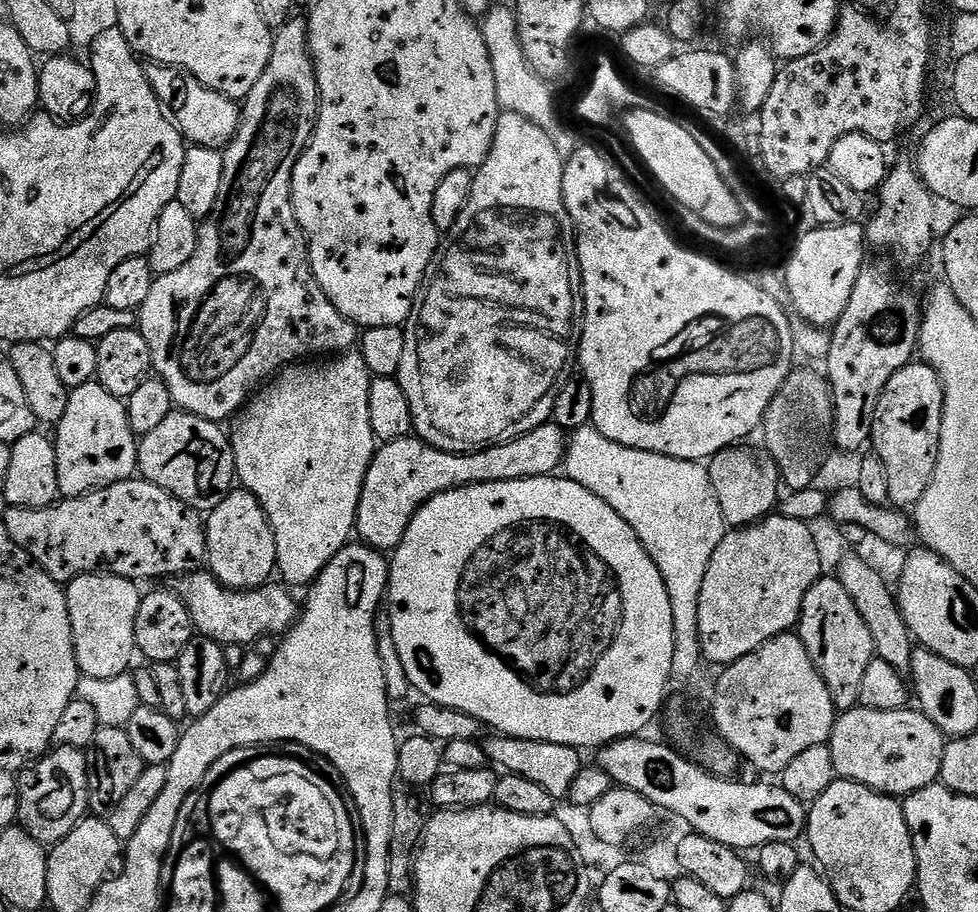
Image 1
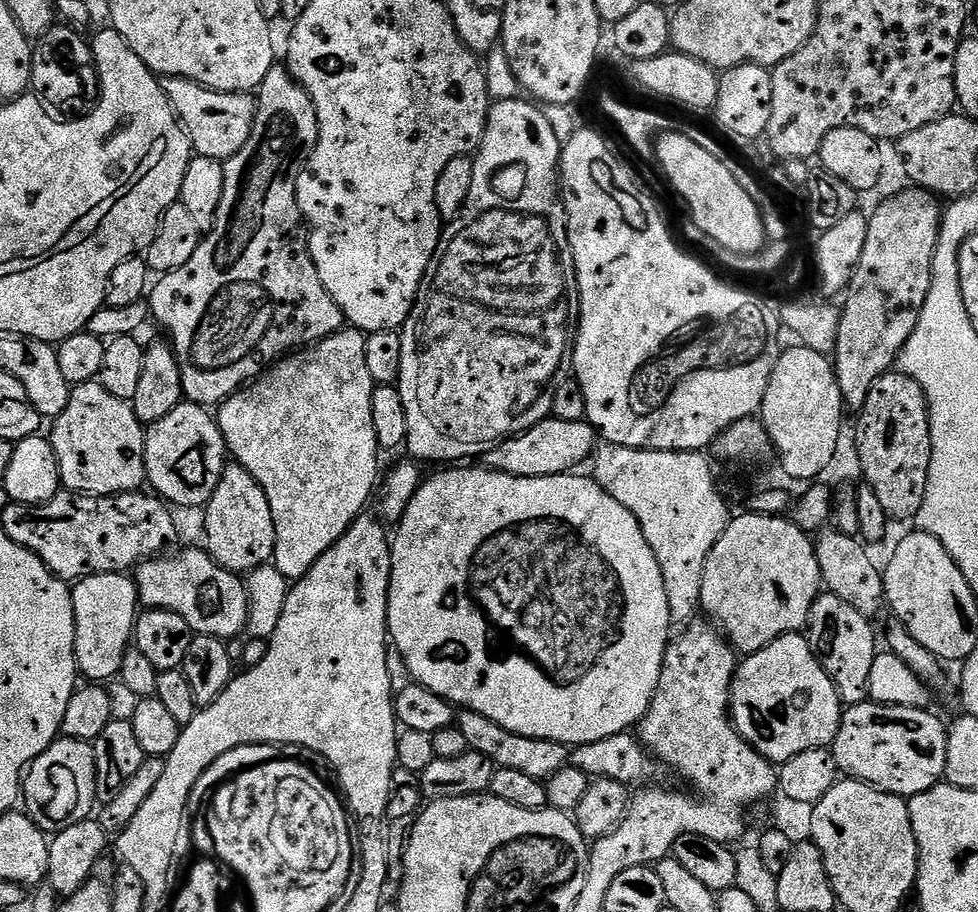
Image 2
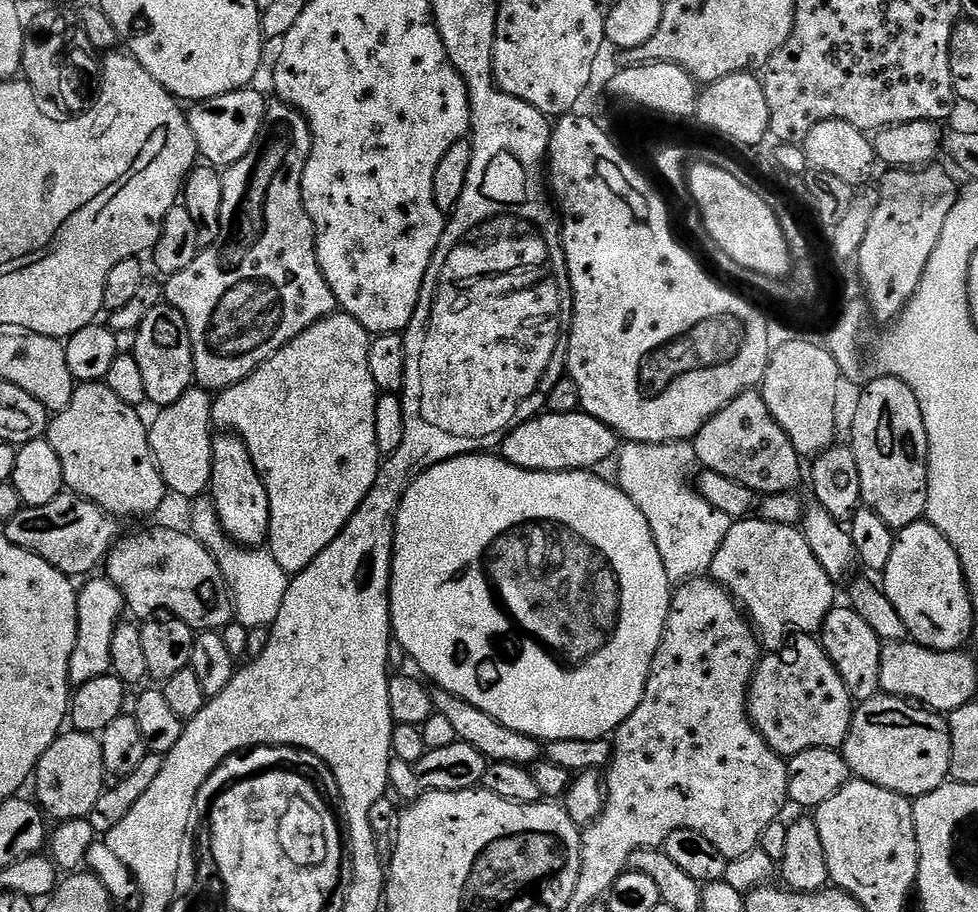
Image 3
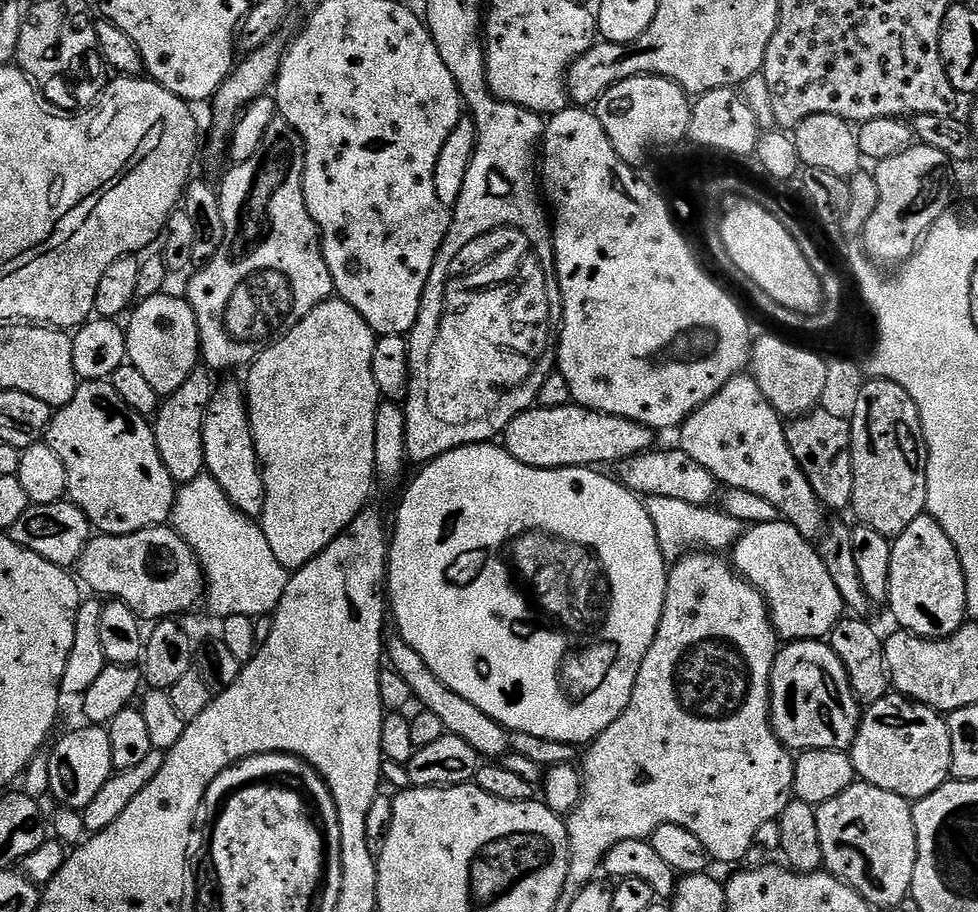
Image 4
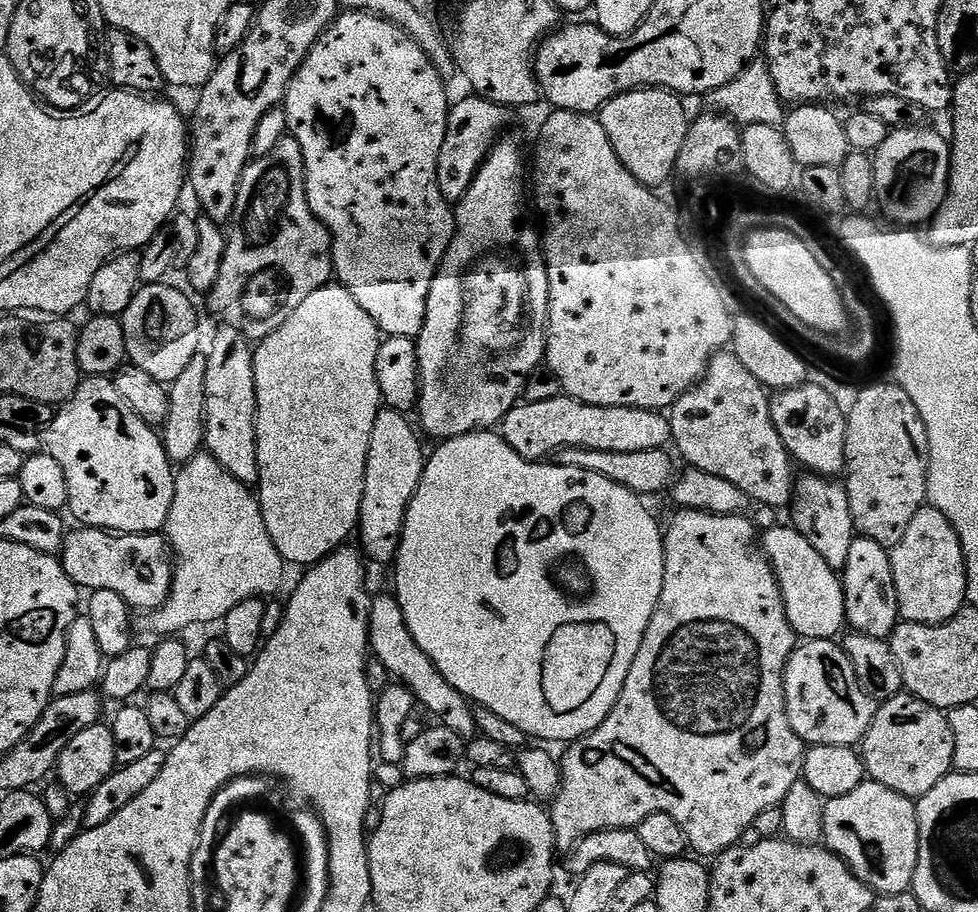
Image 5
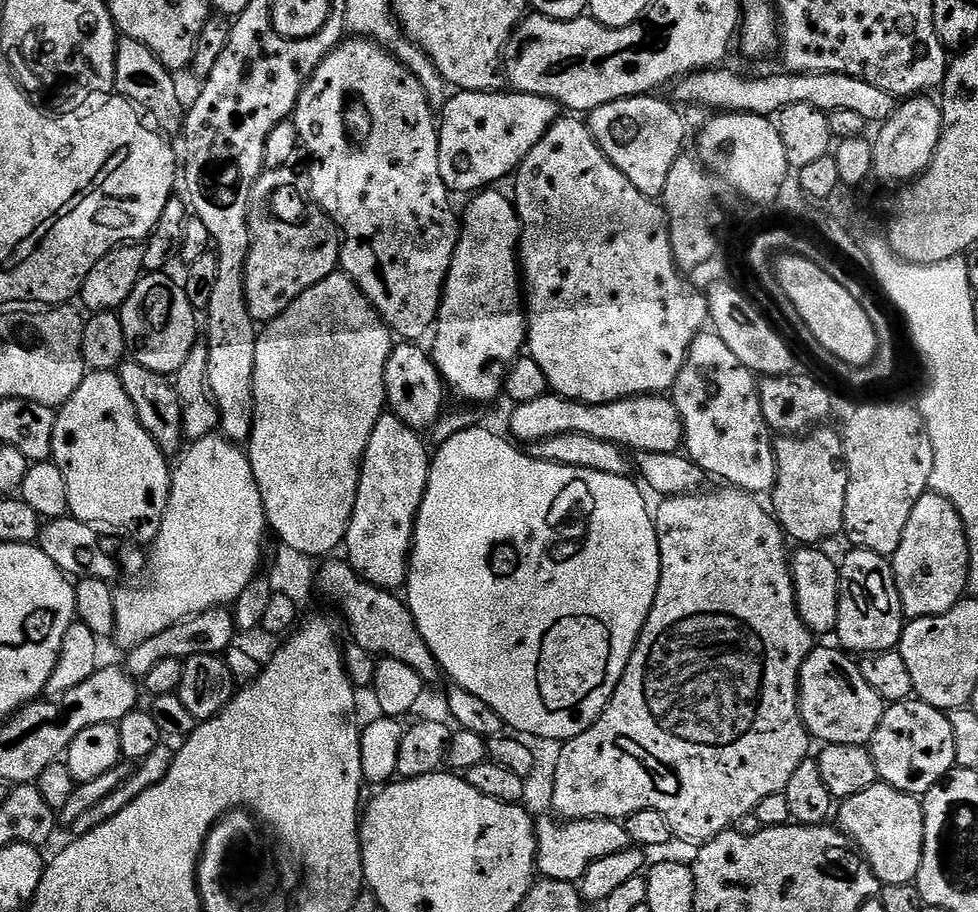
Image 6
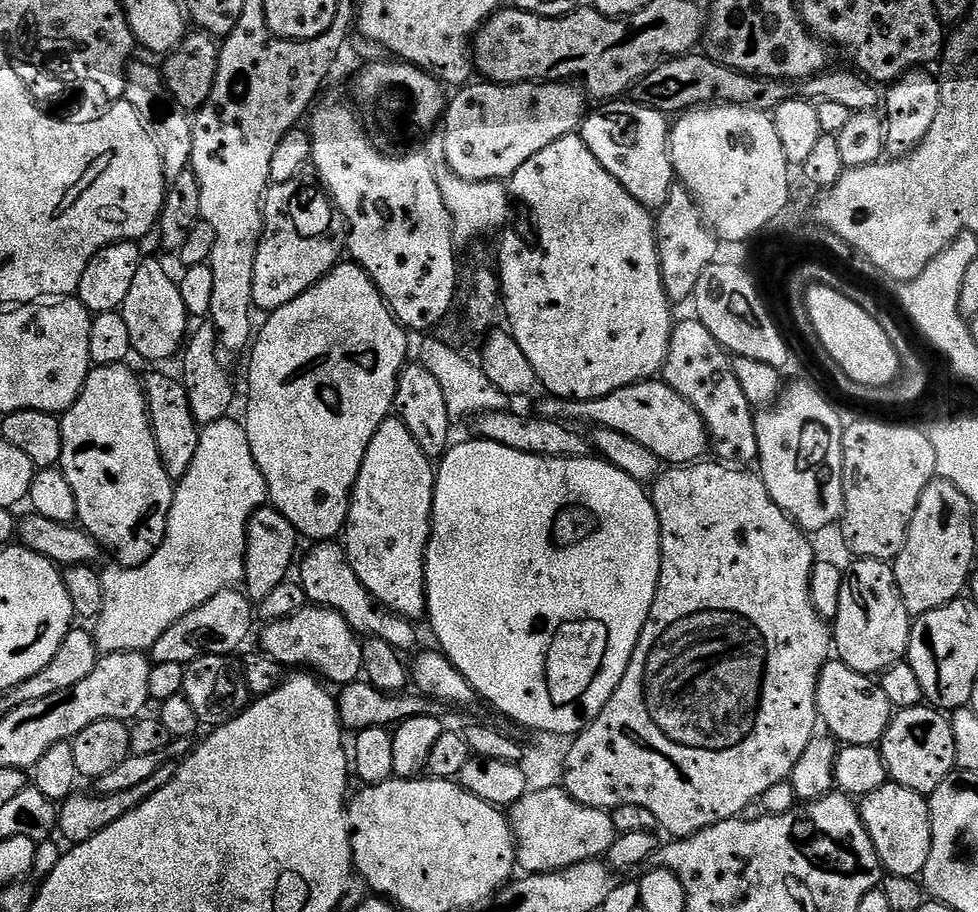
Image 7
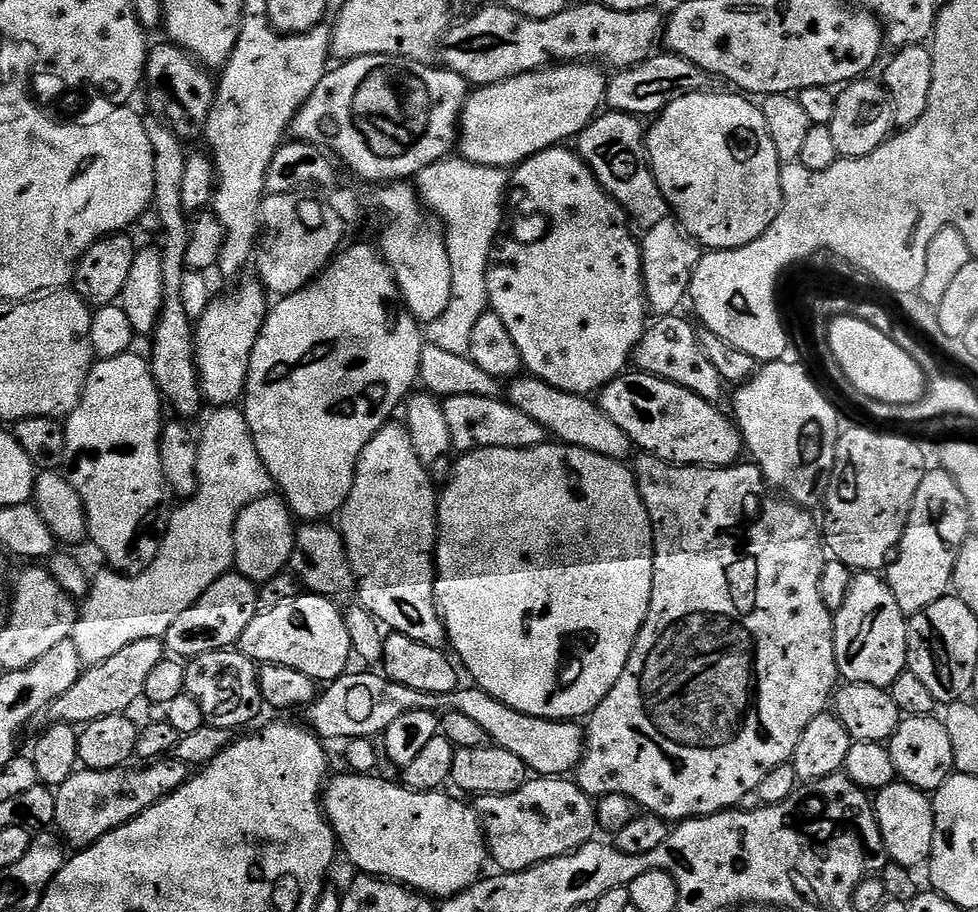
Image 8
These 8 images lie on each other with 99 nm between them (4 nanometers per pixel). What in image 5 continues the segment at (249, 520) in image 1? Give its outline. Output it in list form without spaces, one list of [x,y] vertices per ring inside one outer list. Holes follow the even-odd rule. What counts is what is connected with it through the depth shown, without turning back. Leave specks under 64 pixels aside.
[[[221,327],[221,332],[212,340],[212,349],[206,352],[206,410],[204,411],[204,448],[238,482],[249,486],[260,483],[258,470],[258,442],[256,441],[256,415],[258,394],[254,386],[254,348],[247,336],[238,328]]]

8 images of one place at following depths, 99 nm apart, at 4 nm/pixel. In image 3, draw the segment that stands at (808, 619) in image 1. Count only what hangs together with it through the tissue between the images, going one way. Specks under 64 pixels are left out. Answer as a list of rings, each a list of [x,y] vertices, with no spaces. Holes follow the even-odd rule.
[[[851,606],[833,608],[832,613],[824,619],[818,639],[824,647],[825,654],[830,658],[830,662],[834,662],[846,690],[852,695],[852,699],[857,705],[881,695],[882,642],[878,638],[878,634],[874,634],[874,630],[870,630],[870,625]]]

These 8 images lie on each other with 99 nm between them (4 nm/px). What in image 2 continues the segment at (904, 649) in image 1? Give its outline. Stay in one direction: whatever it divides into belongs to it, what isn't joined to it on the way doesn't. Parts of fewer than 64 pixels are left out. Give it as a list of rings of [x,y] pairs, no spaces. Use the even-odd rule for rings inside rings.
[[[824,530],[815,537],[814,543],[820,567],[820,578],[823,587],[831,595],[842,598],[842,602],[854,606],[858,614],[869,618],[876,618],[880,611],[885,611],[884,573],[878,564],[876,568],[871,554],[867,552],[869,549],[857,537],[847,536],[835,530]]]

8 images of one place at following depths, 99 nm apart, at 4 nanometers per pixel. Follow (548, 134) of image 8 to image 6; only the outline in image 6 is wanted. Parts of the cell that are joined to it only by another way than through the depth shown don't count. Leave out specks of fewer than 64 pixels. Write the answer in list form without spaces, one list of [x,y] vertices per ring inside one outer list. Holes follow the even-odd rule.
[[[501,90],[499,92],[462,92],[457,91],[455,94],[449,95],[448,104],[444,111],[439,113],[438,127],[440,130],[440,145],[438,146],[438,170],[442,170],[442,182],[448,187],[449,193],[468,192],[467,194],[475,194],[481,190],[487,189],[489,186],[496,186],[503,176],[511,177],[519,168],[521,162],[526,158],[526,154],[530,154],[530,150],[534,150],[534,146],[538,146],[541,138],[552,129],[552,125],[558,119],[558,105],[555,100],[550,98],[542,98],[534,94],[526,94],[515,90]]]

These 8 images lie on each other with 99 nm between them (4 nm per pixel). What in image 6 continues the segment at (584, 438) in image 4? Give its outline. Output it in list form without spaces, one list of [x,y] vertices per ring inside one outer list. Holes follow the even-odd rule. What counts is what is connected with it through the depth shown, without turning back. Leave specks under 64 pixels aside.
[[[549,394],[534,398],[534,402],[517,404],[511,410],[512,417],[508,420],[511,439],[524,446],[558,434],[590,434],[590,438],[602,438],[602,442],[618,444],[633,453],[680,452],[684,443],[684,427],[678,410],[664,394],[627,396],[609,404],[583,404]]]

